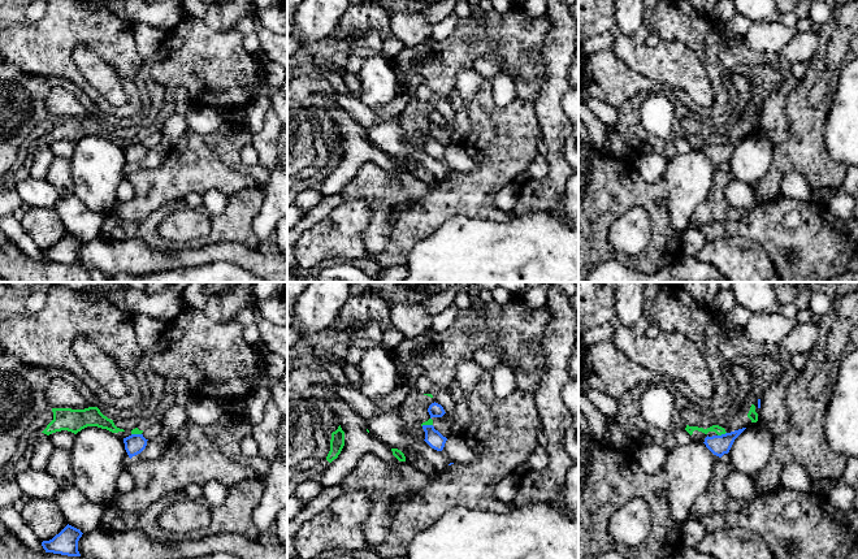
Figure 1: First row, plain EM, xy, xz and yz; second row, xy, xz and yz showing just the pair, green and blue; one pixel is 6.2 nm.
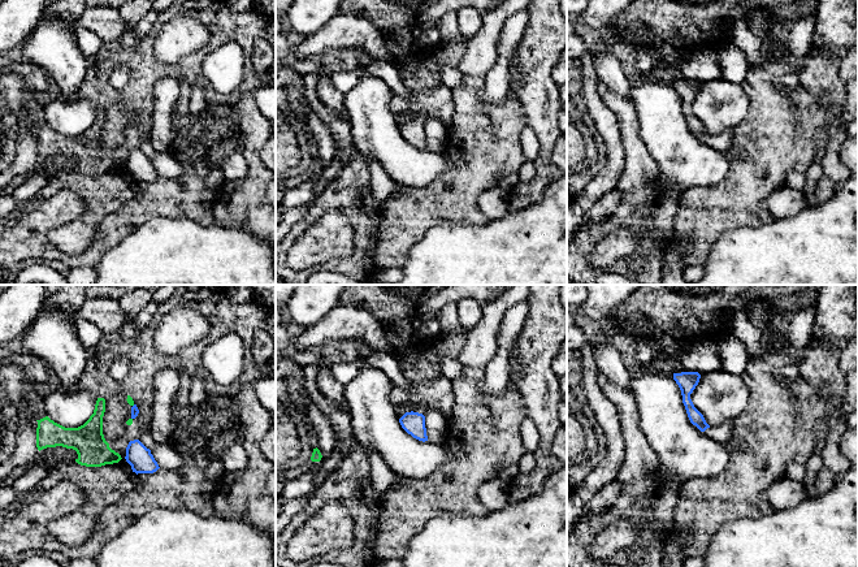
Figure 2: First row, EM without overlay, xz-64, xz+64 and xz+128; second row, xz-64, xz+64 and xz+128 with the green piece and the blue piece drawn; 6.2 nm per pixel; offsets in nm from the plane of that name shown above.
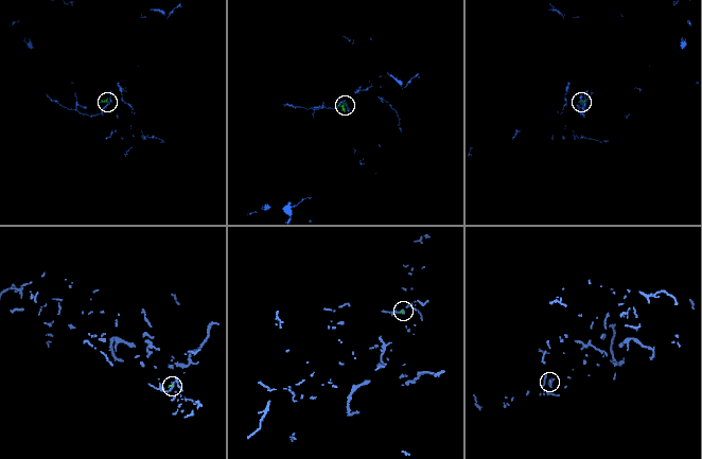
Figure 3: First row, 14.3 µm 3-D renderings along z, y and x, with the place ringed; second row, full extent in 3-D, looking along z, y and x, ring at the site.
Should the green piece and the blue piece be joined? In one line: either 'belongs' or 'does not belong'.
does not belong

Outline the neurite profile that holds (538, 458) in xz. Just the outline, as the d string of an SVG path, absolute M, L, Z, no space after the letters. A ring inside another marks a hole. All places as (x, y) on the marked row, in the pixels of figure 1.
M538 445L529 455L526 463L530 471L543 468L549 463L549 454L546 447Z

